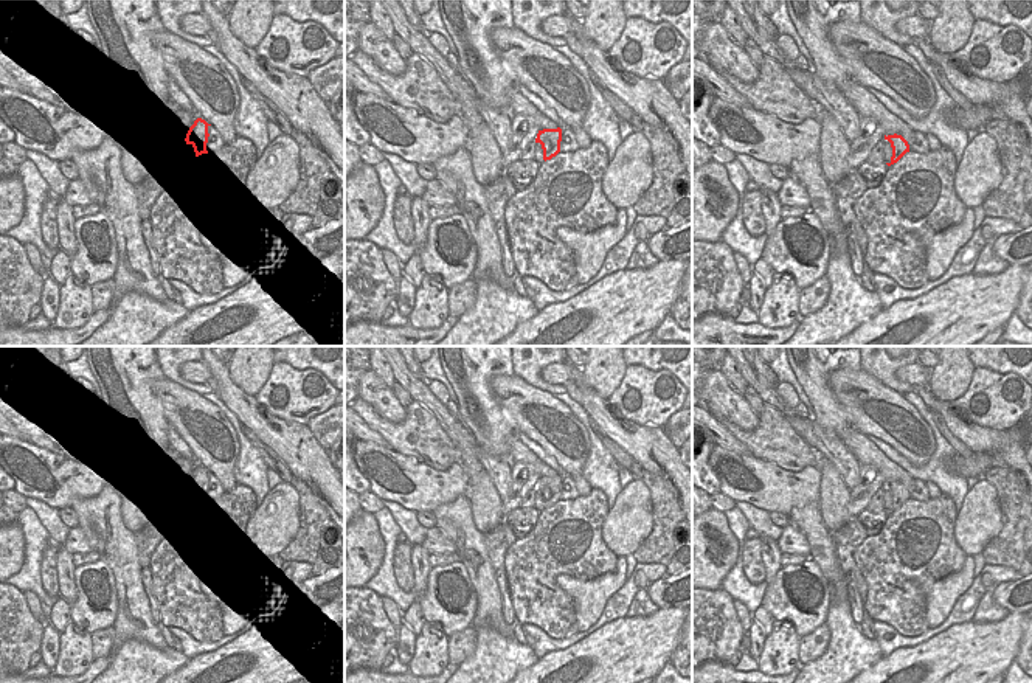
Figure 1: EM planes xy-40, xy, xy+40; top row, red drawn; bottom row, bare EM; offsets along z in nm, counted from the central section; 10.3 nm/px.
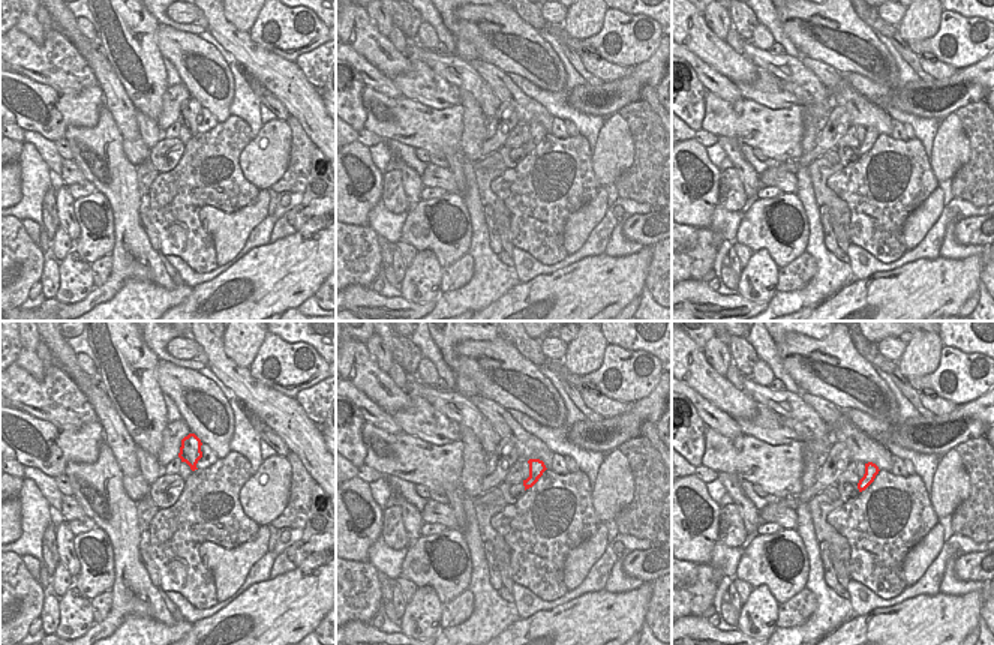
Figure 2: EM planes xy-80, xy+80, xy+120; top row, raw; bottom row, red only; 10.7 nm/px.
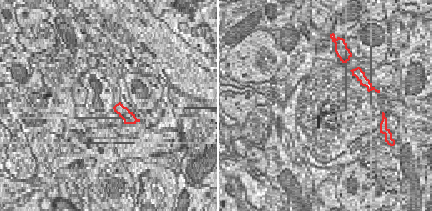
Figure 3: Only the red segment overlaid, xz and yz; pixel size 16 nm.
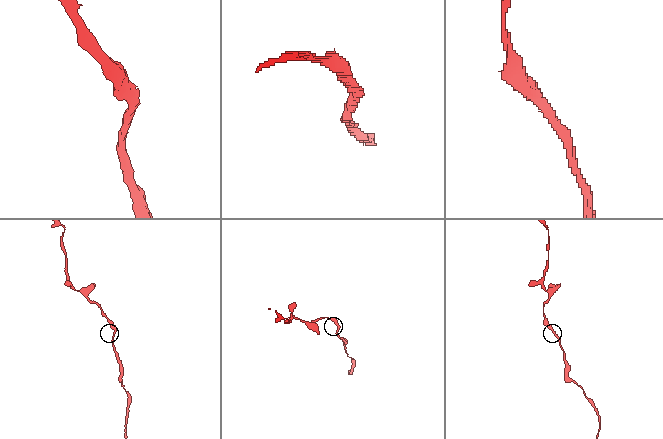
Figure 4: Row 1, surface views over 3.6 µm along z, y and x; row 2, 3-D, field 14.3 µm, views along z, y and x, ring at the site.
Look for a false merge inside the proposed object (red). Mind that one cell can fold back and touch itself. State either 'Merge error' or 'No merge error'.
No merge error

